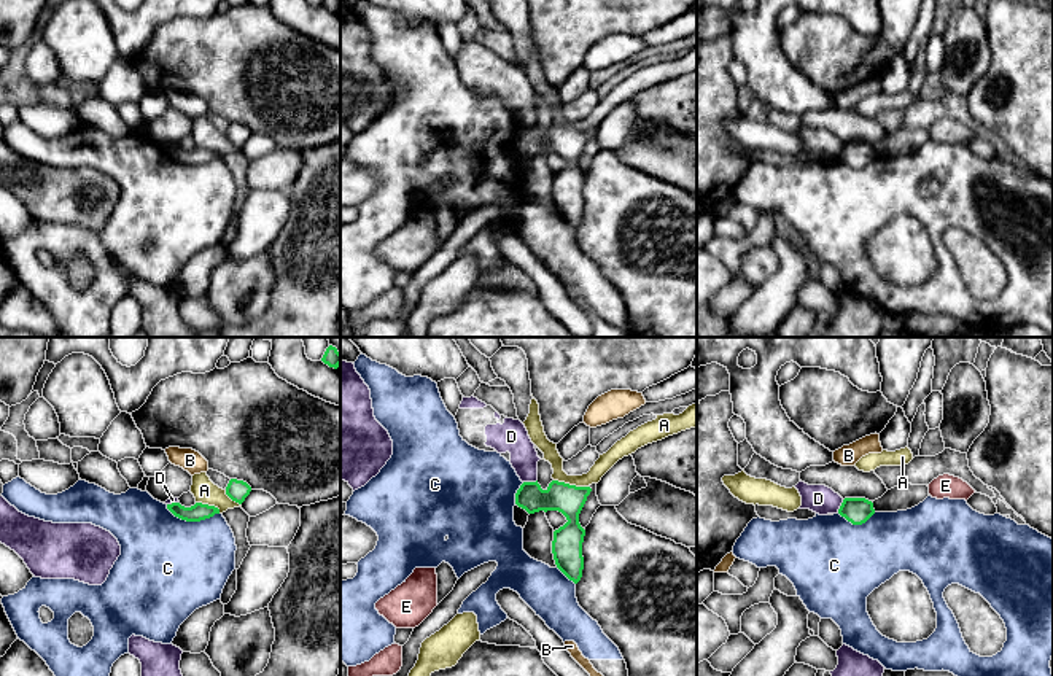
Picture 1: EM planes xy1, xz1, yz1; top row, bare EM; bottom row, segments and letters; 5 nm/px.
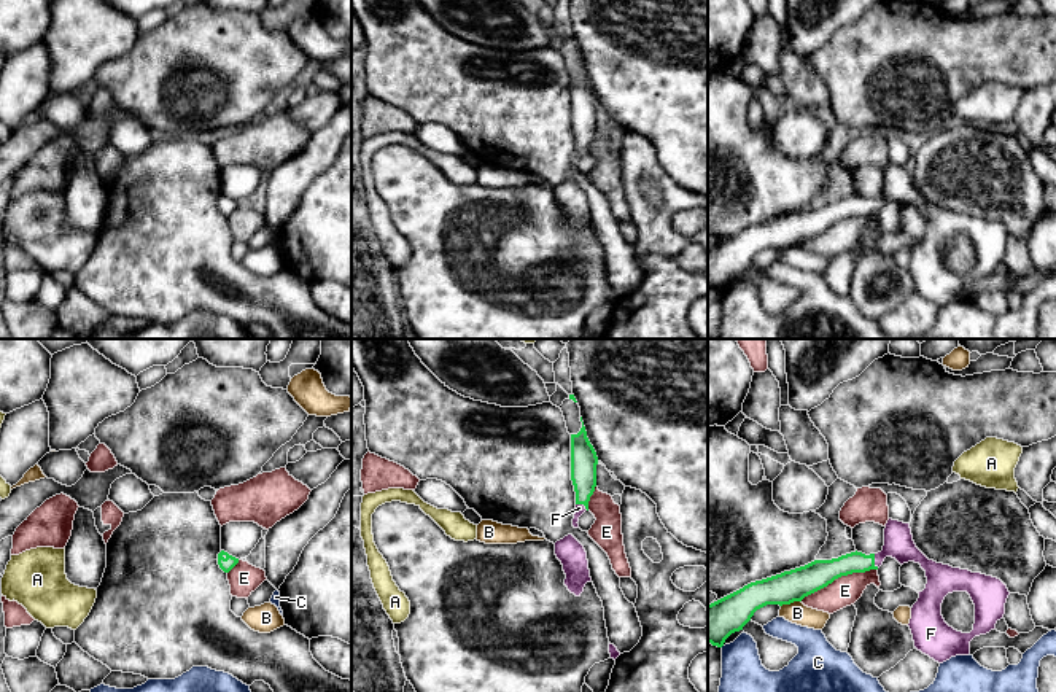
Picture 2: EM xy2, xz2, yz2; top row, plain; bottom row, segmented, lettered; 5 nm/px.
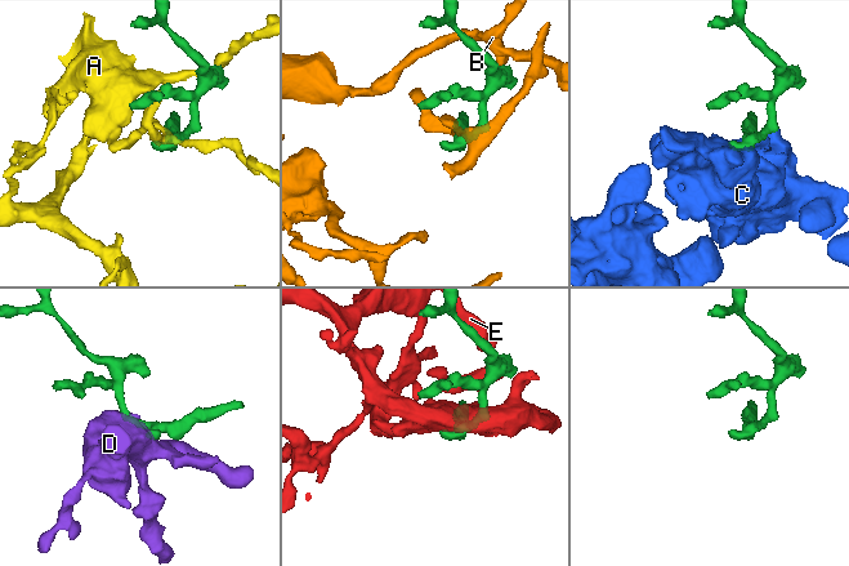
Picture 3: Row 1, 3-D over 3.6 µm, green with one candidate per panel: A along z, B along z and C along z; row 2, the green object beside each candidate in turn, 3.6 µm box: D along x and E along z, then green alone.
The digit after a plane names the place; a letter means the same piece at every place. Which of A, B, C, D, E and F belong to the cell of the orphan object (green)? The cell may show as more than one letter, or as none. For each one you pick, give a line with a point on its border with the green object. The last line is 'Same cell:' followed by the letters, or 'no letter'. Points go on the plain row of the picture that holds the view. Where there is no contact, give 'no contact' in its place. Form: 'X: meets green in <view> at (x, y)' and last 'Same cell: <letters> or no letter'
F: meets green in yz2 at (873, 204)
Same cell: F

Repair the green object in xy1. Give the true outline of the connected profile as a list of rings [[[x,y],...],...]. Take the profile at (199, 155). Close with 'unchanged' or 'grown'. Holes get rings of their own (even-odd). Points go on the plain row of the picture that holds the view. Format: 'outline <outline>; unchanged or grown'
outline [[[180,146],[167,148],[167,153],[178,162],[186,165],[200,165],[205,162],[213,161],[215,157],[220,157],[220,153],[215,150],[196,146],[191,151],[185,151]]]; unchanged

